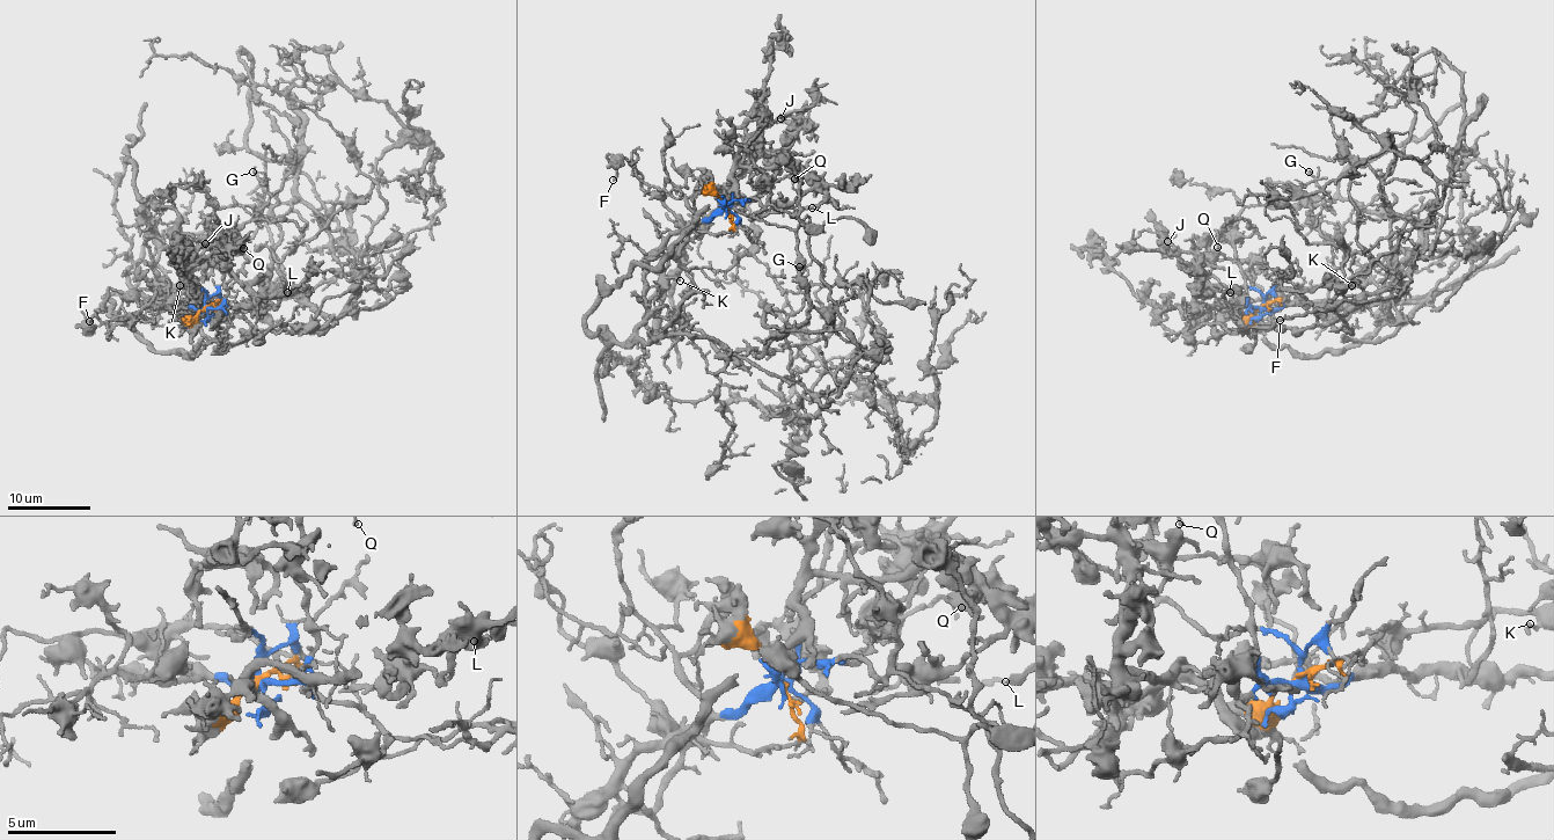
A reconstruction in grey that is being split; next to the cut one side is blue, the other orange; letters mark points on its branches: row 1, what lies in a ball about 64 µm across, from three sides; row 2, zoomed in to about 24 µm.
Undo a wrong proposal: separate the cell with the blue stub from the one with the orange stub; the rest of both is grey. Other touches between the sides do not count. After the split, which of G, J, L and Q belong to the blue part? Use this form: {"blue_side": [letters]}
{"blue_side": ["G", "J", "L", "Q"]}

